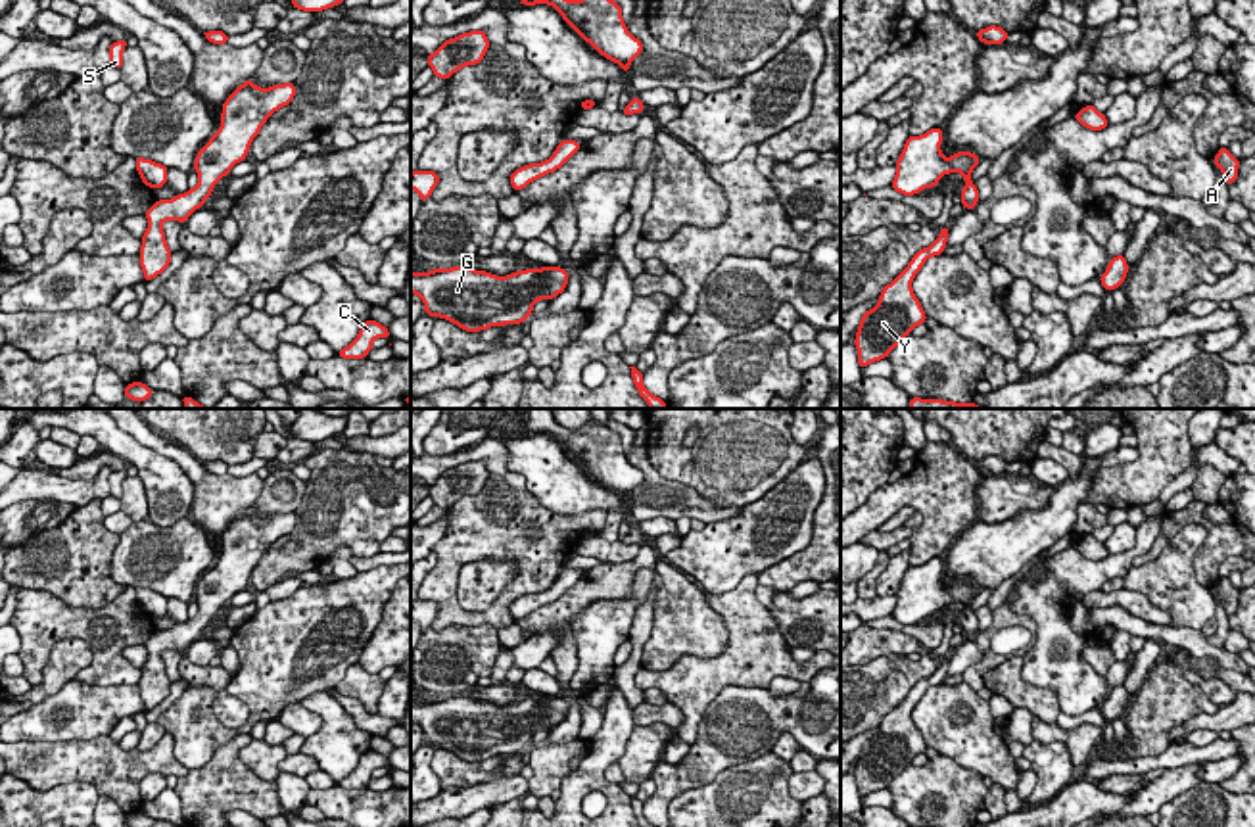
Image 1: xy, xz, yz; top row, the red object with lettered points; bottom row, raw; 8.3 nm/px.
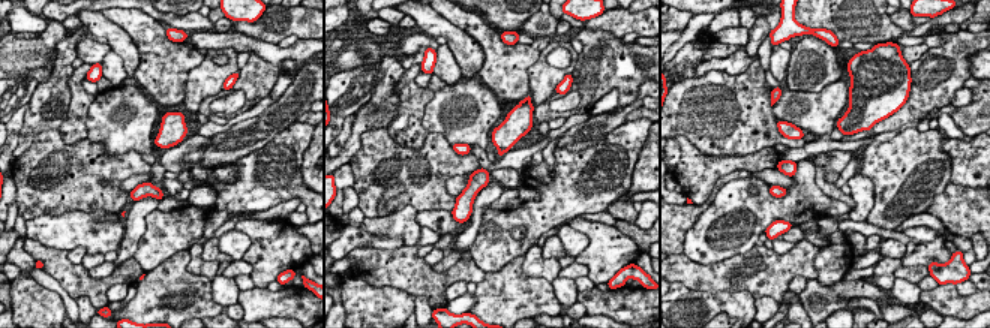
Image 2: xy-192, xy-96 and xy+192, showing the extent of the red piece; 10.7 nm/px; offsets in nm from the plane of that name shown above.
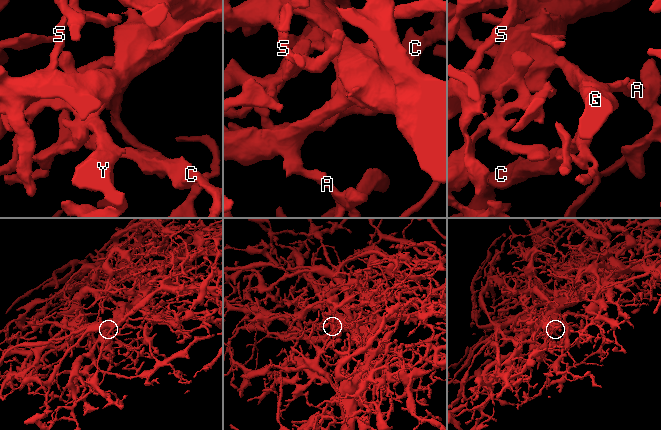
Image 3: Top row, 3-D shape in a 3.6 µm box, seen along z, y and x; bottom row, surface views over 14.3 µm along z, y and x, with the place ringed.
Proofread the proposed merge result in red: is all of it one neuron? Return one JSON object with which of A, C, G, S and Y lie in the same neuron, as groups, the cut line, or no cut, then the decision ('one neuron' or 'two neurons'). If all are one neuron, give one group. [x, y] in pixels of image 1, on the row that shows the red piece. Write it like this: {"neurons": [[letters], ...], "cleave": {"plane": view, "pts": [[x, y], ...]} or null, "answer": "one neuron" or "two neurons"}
{"neurons": [["A", "C", "G", "S", "Y"]], "cleave": null, "answer": "one neuron"}

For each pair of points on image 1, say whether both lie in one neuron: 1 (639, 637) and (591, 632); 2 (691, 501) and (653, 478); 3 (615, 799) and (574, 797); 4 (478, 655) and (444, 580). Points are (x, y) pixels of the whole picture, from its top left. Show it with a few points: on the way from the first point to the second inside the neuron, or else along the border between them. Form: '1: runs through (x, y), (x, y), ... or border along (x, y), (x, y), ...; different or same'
1: border along (647, 595), (636, 611), (628, 637); different
2: runs through (682, 501), (663, 488); same
3: runs through (607, 789), (603, 785), (584, 787); same
4: border along (430, 628), (492, 624), (497, 630); different

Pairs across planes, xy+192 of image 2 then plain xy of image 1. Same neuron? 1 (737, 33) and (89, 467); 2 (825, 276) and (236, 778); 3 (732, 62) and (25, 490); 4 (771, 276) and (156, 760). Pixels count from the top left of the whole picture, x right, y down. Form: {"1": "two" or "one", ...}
{"1": "two", "2": "two", "3": "two", "4": "one"}

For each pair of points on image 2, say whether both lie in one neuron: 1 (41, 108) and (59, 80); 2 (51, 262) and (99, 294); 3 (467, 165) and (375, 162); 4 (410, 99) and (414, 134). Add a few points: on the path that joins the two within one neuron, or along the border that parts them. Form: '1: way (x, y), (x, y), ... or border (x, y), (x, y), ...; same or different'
1: way (48, 101), (54, 95), (56, 87); same
2: way (63, 270), (78, 283), (87, 286); same
3: way (444, 165), (398, 165); same
4: way (410, 108), (410, 125); same

